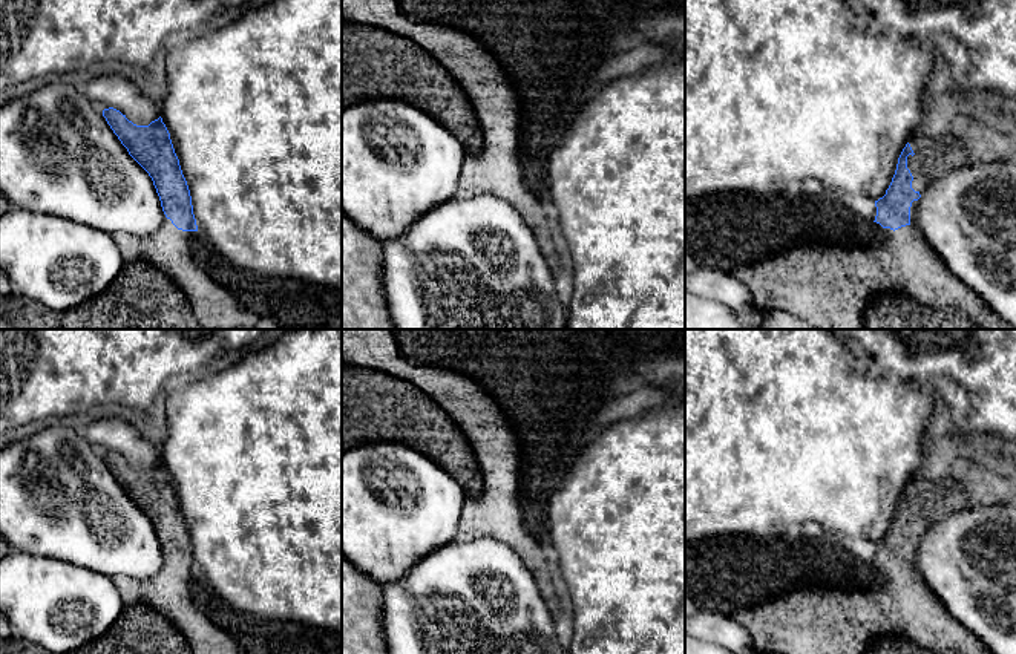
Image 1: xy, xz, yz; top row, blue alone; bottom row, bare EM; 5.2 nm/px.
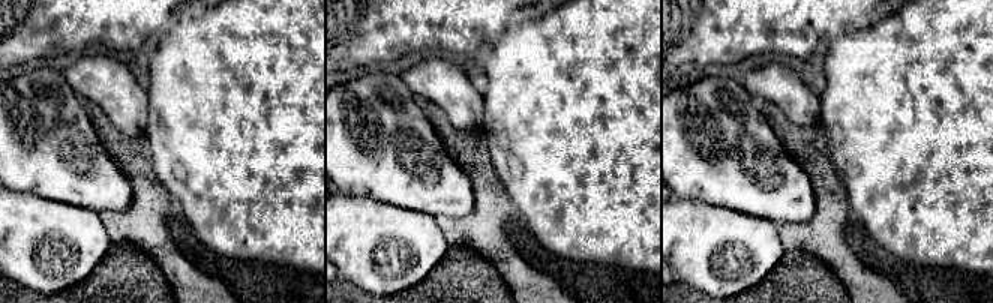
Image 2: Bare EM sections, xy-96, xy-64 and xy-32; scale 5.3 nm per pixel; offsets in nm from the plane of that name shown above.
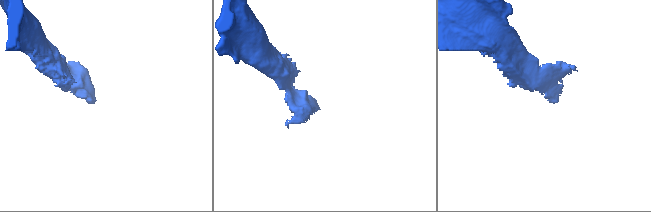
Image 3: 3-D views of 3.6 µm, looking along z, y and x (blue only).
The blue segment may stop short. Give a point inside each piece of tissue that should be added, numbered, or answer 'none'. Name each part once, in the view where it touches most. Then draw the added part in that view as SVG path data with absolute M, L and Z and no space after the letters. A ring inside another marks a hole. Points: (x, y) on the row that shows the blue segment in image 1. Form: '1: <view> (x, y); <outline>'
1: xy (169, 250); M166 217L155 236L116 234L113 240L124 263L144 260L167 274L188 297L202 329L254 329L259 317L198 267L192 253L195 233L178 230Z
2: yz (937, 153); M918 130L909 141L913 156L907 156L907 168L913 181L912 188L921 196L929 185L956 165L967 164L964 141L941 130Z
3: yz (828, 287); M912 202L910 224L895 231L873 222L880 240L867 247L803 244L755 265L737 268L731 276L749 289L757 316L782 311L817 329L863 329L866 306L881 293L904 293L930 308L958 308L982 329L1014 329L947 268L913 227L918 204Z

